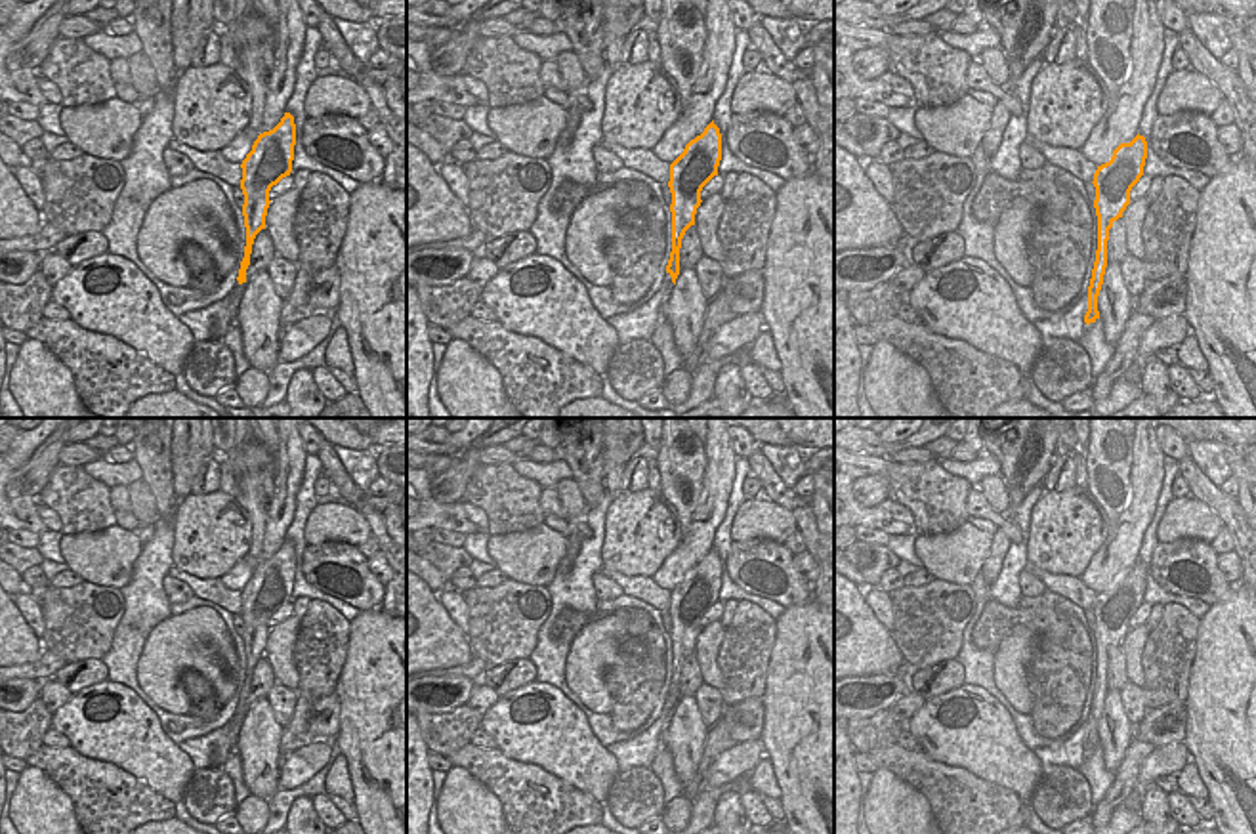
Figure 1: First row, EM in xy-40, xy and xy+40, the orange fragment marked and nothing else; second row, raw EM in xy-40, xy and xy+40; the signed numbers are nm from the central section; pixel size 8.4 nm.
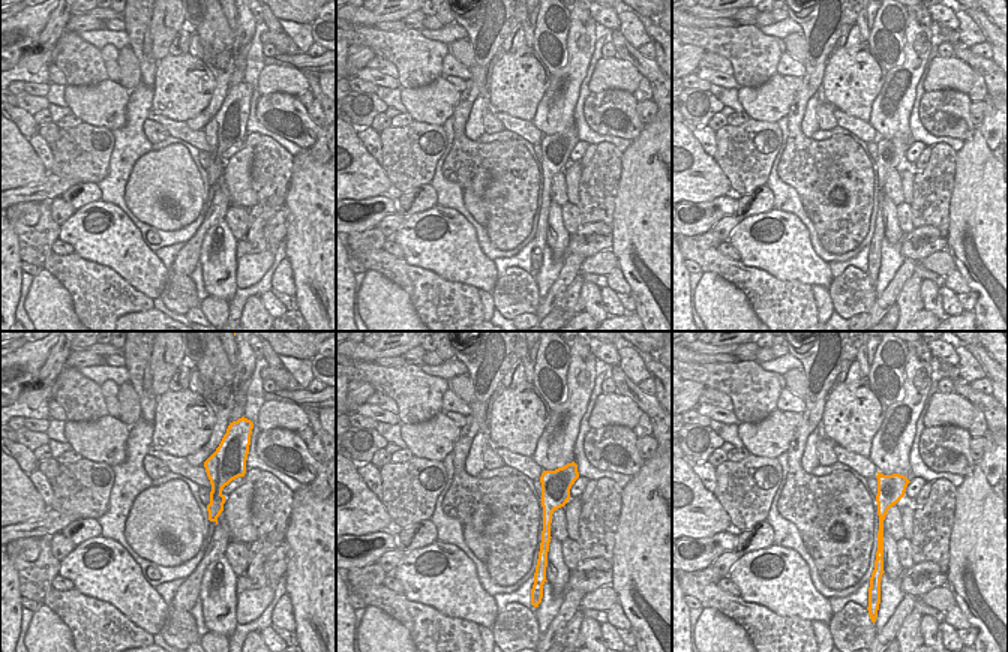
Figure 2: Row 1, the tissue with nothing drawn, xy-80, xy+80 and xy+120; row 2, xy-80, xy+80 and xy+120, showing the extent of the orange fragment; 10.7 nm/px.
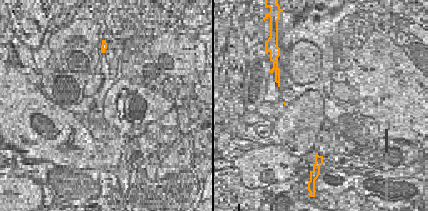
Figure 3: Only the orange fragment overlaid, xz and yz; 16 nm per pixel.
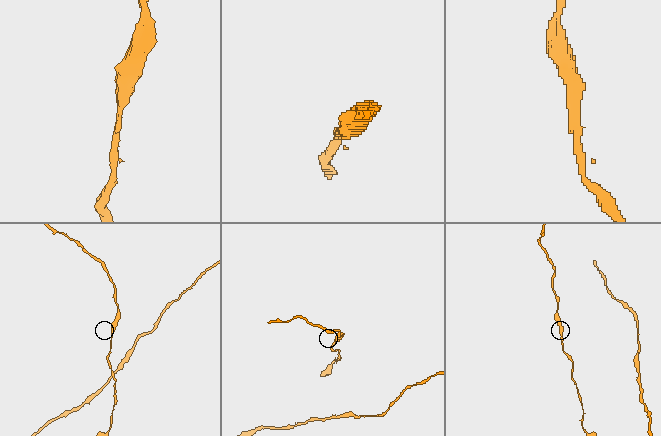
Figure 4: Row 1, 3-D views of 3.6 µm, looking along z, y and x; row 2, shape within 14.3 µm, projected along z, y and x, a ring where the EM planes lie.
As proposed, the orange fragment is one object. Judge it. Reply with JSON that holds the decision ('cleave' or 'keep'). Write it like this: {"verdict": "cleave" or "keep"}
{"verdict": "keep"}

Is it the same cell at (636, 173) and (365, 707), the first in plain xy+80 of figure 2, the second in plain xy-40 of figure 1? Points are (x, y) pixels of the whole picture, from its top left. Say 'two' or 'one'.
one

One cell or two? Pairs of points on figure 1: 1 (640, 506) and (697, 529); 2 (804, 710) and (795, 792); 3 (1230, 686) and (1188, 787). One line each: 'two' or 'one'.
1: two
2: one
3: two

